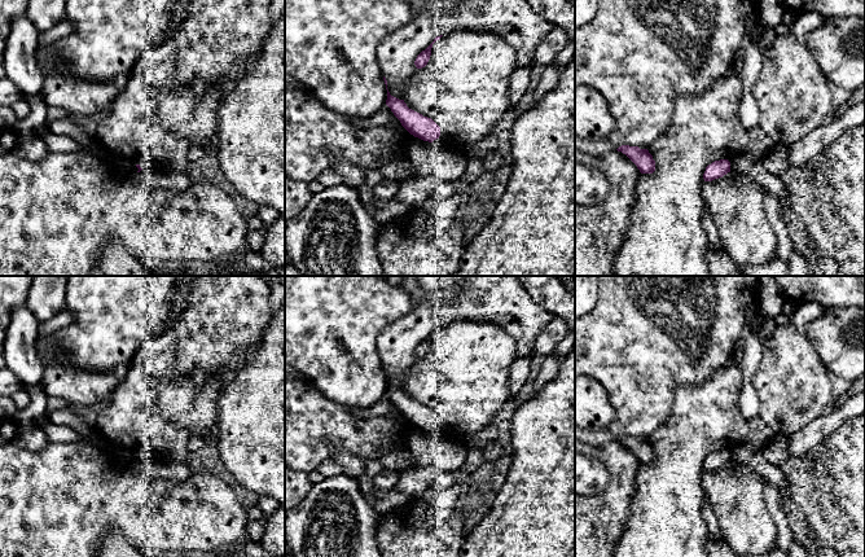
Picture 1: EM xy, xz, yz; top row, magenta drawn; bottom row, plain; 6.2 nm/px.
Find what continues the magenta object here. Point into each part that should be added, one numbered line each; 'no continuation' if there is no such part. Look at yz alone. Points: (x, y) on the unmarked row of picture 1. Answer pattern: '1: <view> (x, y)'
no continuation

